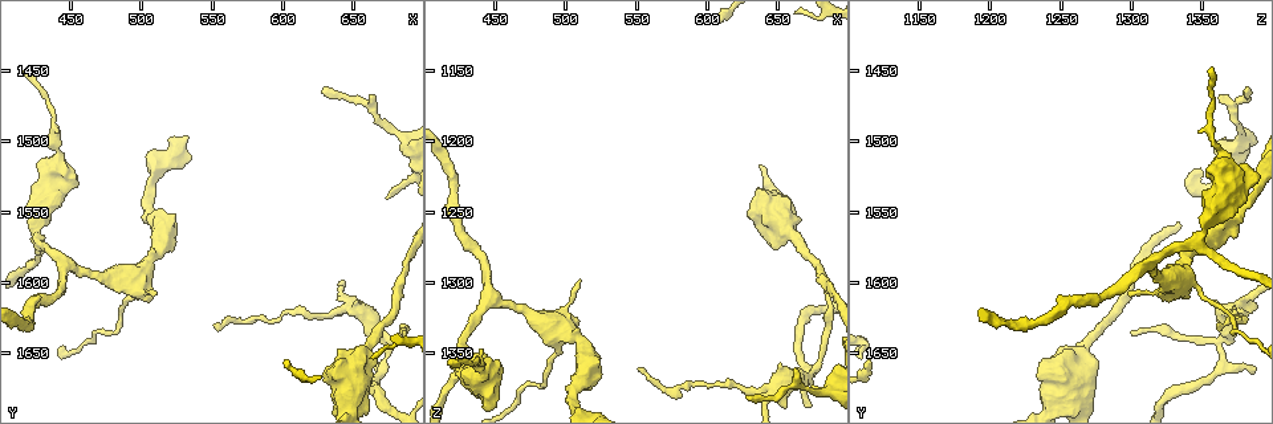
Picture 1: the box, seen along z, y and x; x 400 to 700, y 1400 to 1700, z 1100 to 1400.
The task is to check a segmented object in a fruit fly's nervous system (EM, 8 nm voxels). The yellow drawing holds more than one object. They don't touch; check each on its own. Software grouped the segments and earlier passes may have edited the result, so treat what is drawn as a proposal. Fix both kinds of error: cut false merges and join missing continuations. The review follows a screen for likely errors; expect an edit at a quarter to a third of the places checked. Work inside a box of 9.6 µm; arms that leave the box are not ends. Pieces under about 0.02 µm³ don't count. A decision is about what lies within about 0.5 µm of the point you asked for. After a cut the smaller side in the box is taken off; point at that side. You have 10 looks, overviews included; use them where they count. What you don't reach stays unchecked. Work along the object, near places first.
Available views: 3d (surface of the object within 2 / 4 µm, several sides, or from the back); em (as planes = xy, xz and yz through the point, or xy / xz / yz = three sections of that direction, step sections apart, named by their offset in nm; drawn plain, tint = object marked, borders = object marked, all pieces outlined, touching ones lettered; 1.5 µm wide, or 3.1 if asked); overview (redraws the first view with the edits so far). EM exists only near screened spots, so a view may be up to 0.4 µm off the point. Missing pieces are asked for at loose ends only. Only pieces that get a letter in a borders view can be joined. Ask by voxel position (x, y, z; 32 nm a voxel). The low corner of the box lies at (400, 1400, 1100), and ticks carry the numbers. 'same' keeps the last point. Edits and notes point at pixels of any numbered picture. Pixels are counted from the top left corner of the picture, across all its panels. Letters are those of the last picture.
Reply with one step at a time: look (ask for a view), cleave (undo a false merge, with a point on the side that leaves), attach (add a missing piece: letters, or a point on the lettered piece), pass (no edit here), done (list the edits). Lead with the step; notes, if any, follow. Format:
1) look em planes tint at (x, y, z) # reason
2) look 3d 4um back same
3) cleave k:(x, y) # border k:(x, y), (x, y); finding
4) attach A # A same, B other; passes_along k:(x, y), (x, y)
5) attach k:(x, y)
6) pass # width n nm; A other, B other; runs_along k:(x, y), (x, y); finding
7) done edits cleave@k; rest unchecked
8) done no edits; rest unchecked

look em xy step 8 borders at (674, 1642, 1360) # abrupt turn

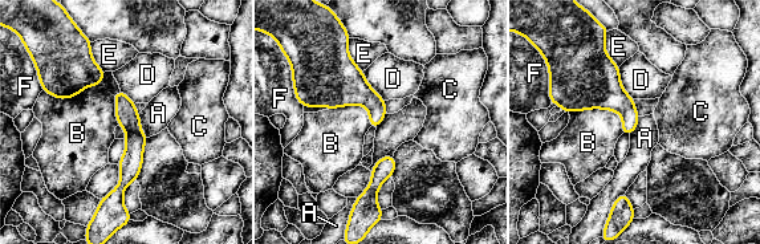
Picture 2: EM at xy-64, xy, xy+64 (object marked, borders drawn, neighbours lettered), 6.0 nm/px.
pass # A other, B other, C other, D other, E other, F other; one neuron here

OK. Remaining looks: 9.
look em planes tint at (512, 1554, 1372) # thick turns thin

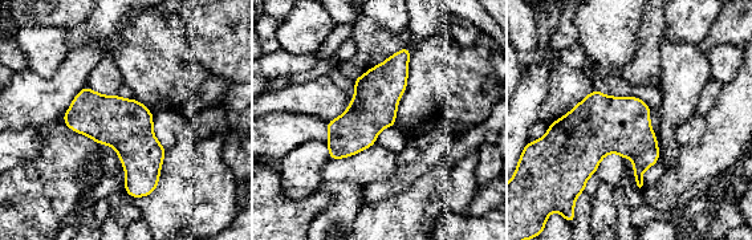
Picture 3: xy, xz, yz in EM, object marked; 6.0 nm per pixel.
look em planes borders same # see the neighbours

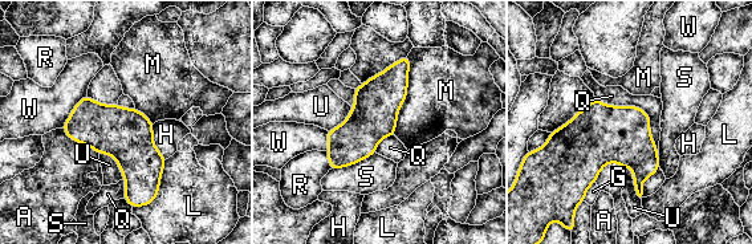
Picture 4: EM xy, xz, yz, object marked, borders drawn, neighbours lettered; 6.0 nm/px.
pass # A other, G other, H other, L other, M other, Q other, R other, S other, U other, W other; border 4:(596, 97), (641, 108), (658, 157); one neuron here

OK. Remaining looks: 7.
look 3d 4um at (426, 1570, 1348) # thin arm on a thick one

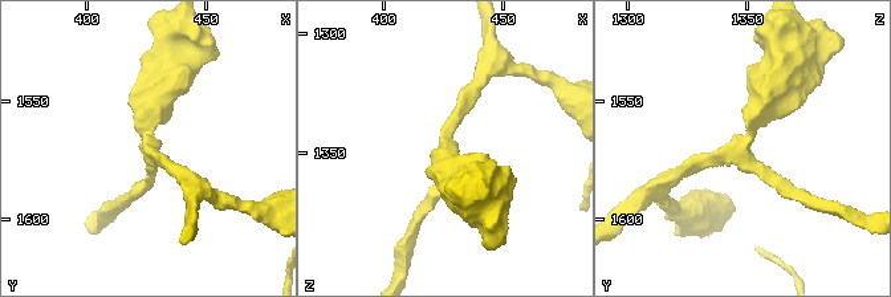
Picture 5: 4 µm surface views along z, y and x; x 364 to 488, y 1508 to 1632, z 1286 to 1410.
look em xy step 4 tint at (426, 1568, 1348) # arms 3; arm_widths 160, 200, 460 nm

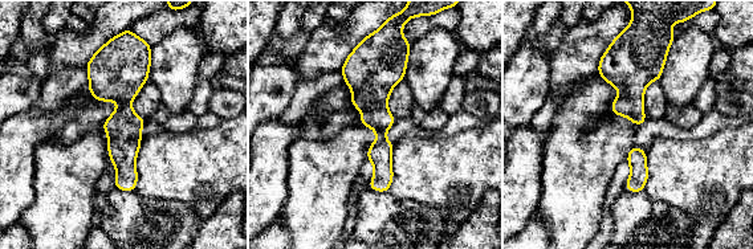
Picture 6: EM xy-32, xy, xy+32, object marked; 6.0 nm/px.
look em planes borders same

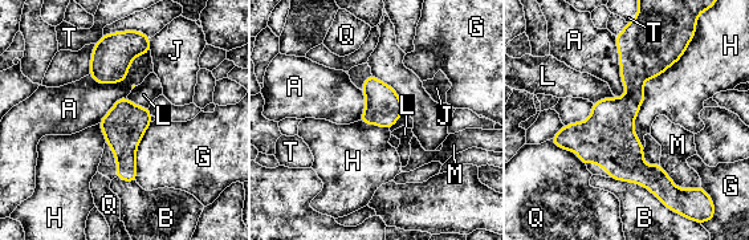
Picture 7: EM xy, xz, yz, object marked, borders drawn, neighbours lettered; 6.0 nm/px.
pass # width 220 nm; longest_contact H 600 nm; A other, B other, G other, H other, J other, L other, M other, Q other, T other; one neuron here

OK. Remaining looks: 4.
look 3d 4um at (418, 1452, 1354) # thin end

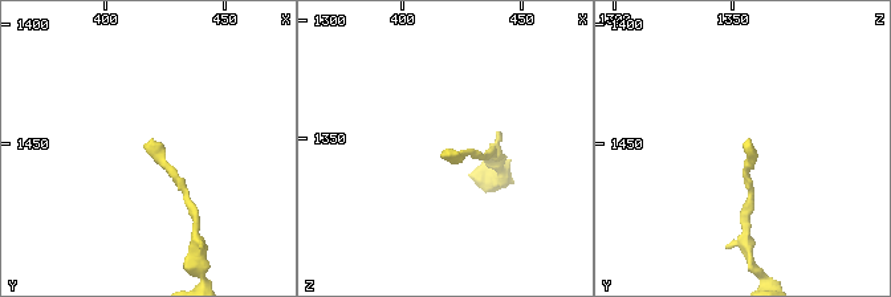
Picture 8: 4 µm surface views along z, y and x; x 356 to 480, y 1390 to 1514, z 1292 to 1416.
look em xz step 4 borders at (419, 1450, 1354)

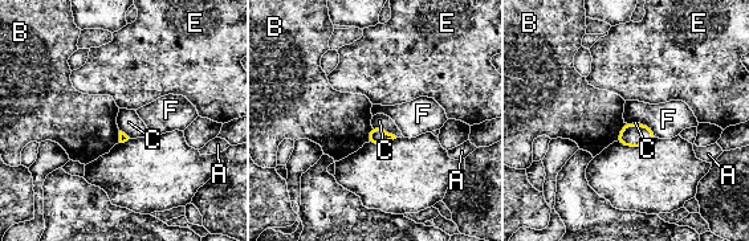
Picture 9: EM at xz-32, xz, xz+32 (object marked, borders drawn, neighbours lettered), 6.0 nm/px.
pass # longest_contact C 170 nm; A other, B other, C other, E other, F other; no lettered piece goes on from it

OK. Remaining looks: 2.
done no edits; rest unchecked

